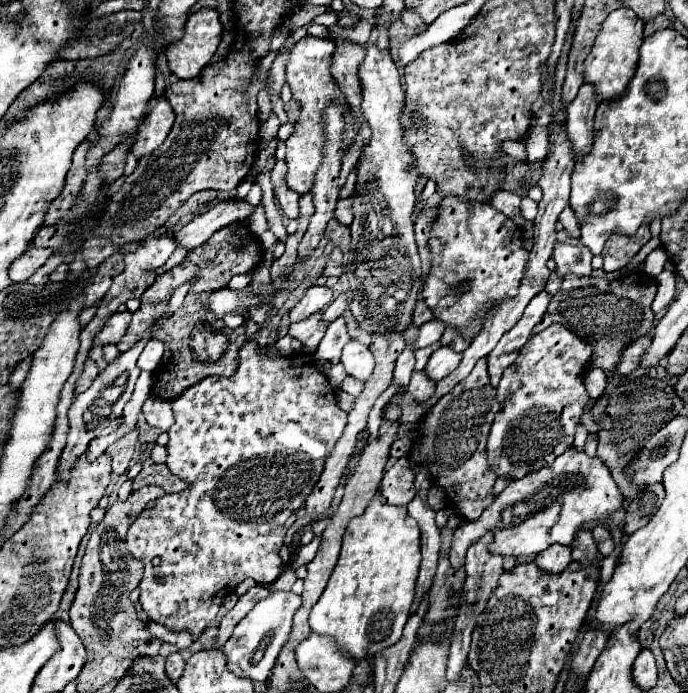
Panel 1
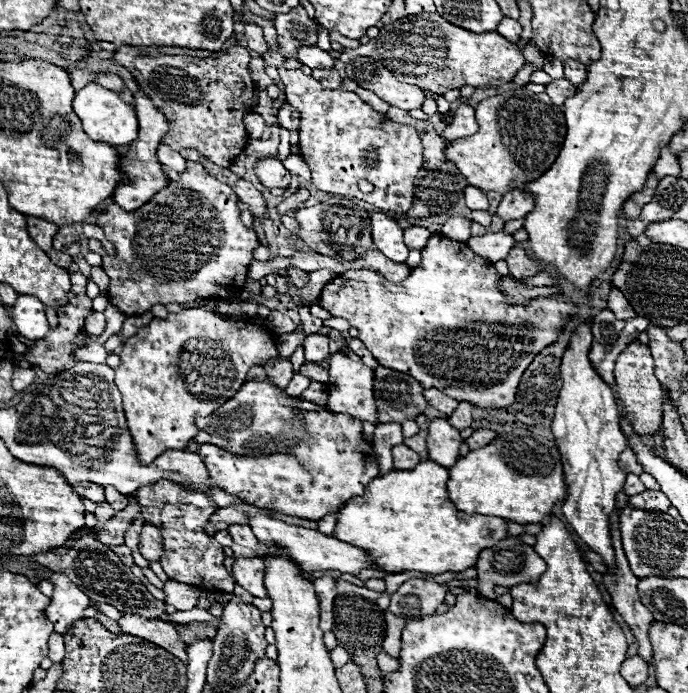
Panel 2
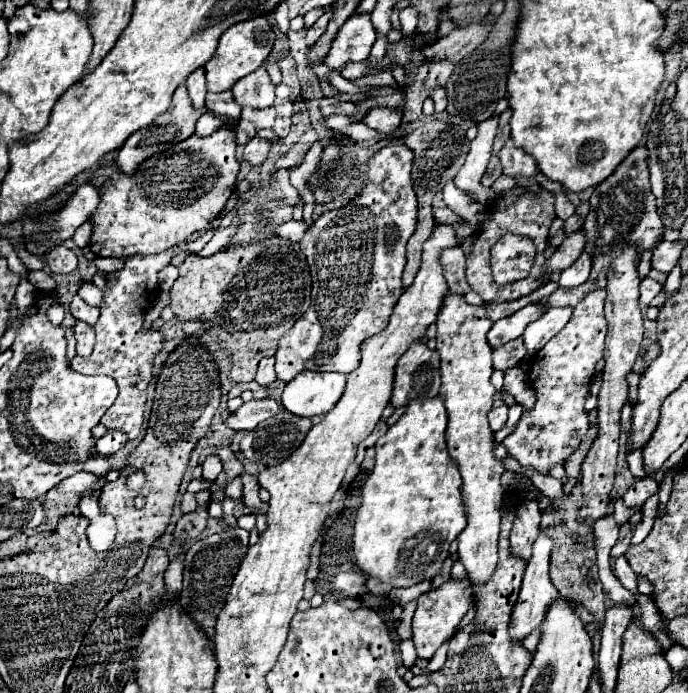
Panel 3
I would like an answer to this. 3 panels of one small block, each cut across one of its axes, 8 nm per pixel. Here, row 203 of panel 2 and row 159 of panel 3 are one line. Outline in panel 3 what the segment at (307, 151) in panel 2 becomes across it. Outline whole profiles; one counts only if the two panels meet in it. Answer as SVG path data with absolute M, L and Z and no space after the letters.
M390 140L388 146L380 148L378 152L374 152L370 156L370 160L366 162L368 170L366 170L366 180L362 182L360 186L360 192L356 192L356 196L344 204L342 208L334 208L334 210L328 210L324 214L320 214L314 224L306 230L304 238L300 240L300 248L302 252L306 254L306 260L308 260L308 266L310 266L310 272L312 272L312 304L308 308L308 312L294 324L294 328L284 336L284 340L280 340L280 346L278 346L278 352L276 352L276 376L278 380L282 382L290 382L296 374L300 374L302 370L316 370L316 372L342 372L342 374L348 374L352 372L358 362L360 362L360 344L364 338L372 336L372 334L378 334L382 332L384 326L388 326L388 318L392 314L392 308L396 306L398 302L398 296L404 292L404 286L402 286L402 270L404 270L404 264L406 264L406 242L408 238L412 236L412 232L416 230L416 224L418 224L418 218L416 218L416 208L418 208L418 202L416 202L416 194L414 194L414 188L412 188L412 178L410 178L410 170L412 170L412 158L414 158L414 152L402 142L402 140Z

